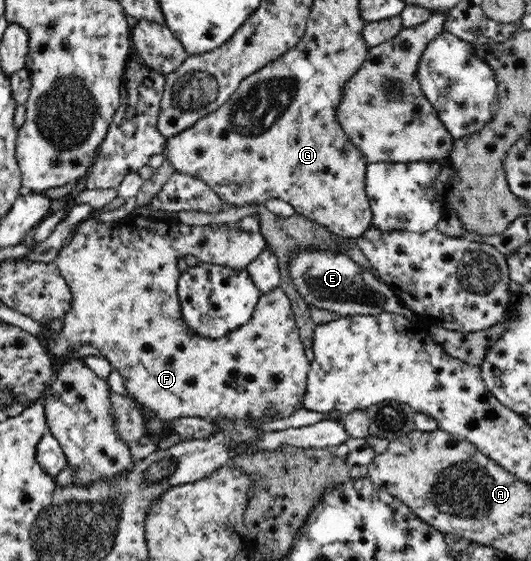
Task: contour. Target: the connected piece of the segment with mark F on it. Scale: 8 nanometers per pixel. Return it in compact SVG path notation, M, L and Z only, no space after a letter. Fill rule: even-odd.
M130 214L129 216L125 217L125 219L119 219L118 221L114 223L109 222L99 222L97 219L97 215L95 217L90 218L87 221L83 221L83 223L79 223L77 225L77 229L75 229L75 232L73 233L73 238L71 239L70 243L67 243L67 245L63 246L61 248L61 251L58 253L58 256L56 257L56 264L57 268L60 270L61 276L65 279L65 282L67 283L67 286L69 286L69 289L72 293L72 300L71 300L71 307L67 310L67 313L64 315L63 320L63 327L61 327L61 330L59 332L51 332L45 336L41 337L42 343L46 346L48 349L48 353L54 357L59 356L63 357L63 355L69 355L73 354L75 349L77 347L81 347L81 345L93 345L93 347L97 347L99 349L100 353L103 354L103 357L106 357L111 364L113 364L113 367L115 370L117 370L120 375L122 376L124 380L124 385L126 387L126 391L128 391L129 398L133 400L133 404L135 404L135 408L137 408L138 411L142 413L142 417L144 417L145 421L145 428L147 428L147 432L149 433L149 436L157 435L164 433L167 431L166 423L169 421L173 421L173 419L183 419L183 417L201 417L202 419L207 419L210 422L216 423L223 421L223 419L229 419L230 421L260 421L260 419L265 419L265 417L268 417L268 419L273 419L273 417L276 417L276 419L284 419L295 413L298 409L303 409L303 398L305 395L306 390L306 381L308 376L308 371L310 370L310 361L305 356L305 346L302 342L302 339L299 335L299 330L296 324L296 317L294 316L294 311L292 310L292 301L288 297L288 295L281 289L281 286L275 287L275 289L271 289L271 291L267 291L267 293L263 293L261 297L259 298L259 301L256 305L254 314L252 315L252 318L247 321L247 323L244 323L239 329L235 329L235 331L231 331L231 333L224 335L223 337L219 339L209 339L205 337L199 337L194 331L191 331L186 325L185 322L182 320L181 317L181 306L180 306L180 299L178 298L178 286L179 286L179 277L181 277L181 273L179 272L178 266L177 266L177 259L181 256L186 255L194 255L196 259L199 262L205 262L205 263L211 263L215 265L220 265L221 267L229 267L234 268L235 270L243 270L246 269L252 261L255 261L257 259L257 256L265 249L267 243L266 239L262 236L260 233L247 233L246 231L241 231L238 229L238 227L232 227L231 223L223 223L223 227L217 227L217 229L214 229L212 225L206 225L206 226L187 226L185 224L182 224L181 221L178 219L154 219L149 217L140 217L137 215ZM141 406L147 407L147 409L150 409L150 411L155 414L153 418L147 418L144 415L144 410L141 409Z

